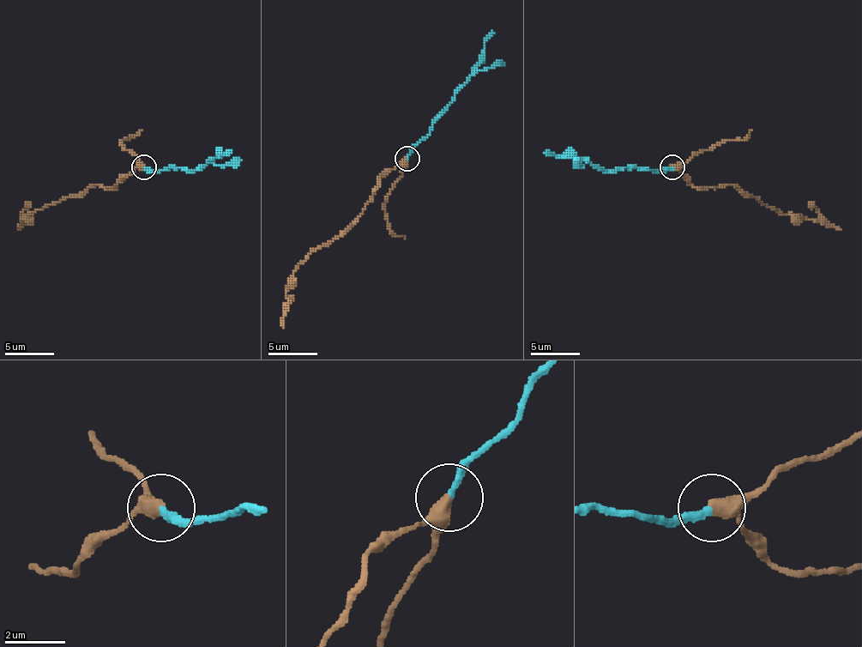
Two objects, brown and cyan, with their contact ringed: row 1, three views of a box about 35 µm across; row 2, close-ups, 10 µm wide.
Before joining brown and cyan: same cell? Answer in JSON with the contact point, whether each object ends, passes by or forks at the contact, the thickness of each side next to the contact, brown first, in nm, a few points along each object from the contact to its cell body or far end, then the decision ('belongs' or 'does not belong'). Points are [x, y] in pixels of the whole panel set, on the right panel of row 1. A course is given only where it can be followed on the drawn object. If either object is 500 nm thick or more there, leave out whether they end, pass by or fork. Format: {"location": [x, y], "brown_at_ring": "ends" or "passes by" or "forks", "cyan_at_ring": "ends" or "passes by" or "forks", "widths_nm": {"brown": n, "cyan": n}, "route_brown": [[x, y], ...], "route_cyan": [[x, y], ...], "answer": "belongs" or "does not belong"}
{"location": [672, 166], "brown_at_ring": "passes by", "cyan_at_ring": "ends", "widths_nm": {"brown": 360, "cyan": 240}, "route_brown": [[672, 167], [680, 170], [695, 187], [734, 184], [779, 212], [799, 214], [806, 220], [823, 222], [841, 229]], "route_cyan": [[672, 167], [598, 170], [586, 160], [544, 153]], "answer": "belongs"}

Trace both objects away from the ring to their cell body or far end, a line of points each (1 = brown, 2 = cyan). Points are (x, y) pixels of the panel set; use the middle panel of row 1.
1: (407, 160), (377, 182), (372, 199), (352, 221), (298, 266), (293, 286), (286, 293), (288, 311), (283, 328)
2: (407, 160), (472, 73), (491, 30)

